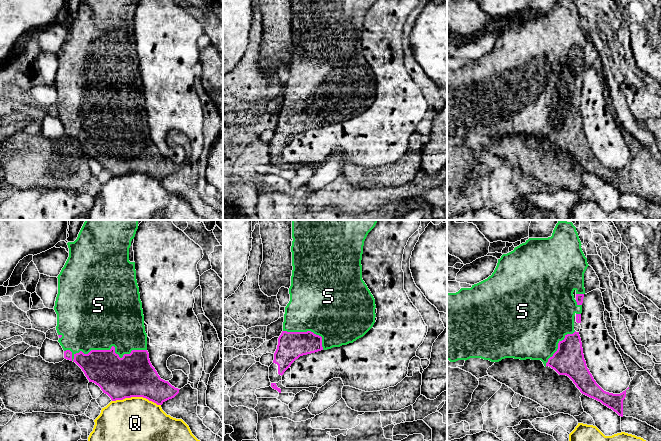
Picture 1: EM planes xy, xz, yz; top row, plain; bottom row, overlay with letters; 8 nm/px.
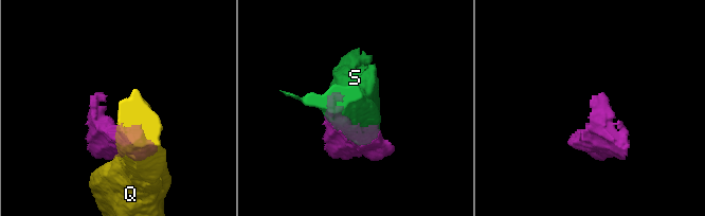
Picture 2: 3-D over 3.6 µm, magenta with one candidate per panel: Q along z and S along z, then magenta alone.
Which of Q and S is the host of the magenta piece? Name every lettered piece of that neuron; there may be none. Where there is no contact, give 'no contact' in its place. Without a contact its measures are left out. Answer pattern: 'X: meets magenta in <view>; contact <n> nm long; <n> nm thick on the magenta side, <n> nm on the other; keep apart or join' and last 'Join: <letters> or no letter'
Q: meets magenta in xy; contact 400 nm long; 340 nm thick on the magenta side, 360 nm on the other; keep apart
S: meets magenta in xy; contact 650 nm long; 320 nm thick on the magenta side, 460 nm on the other; join
Join: S

